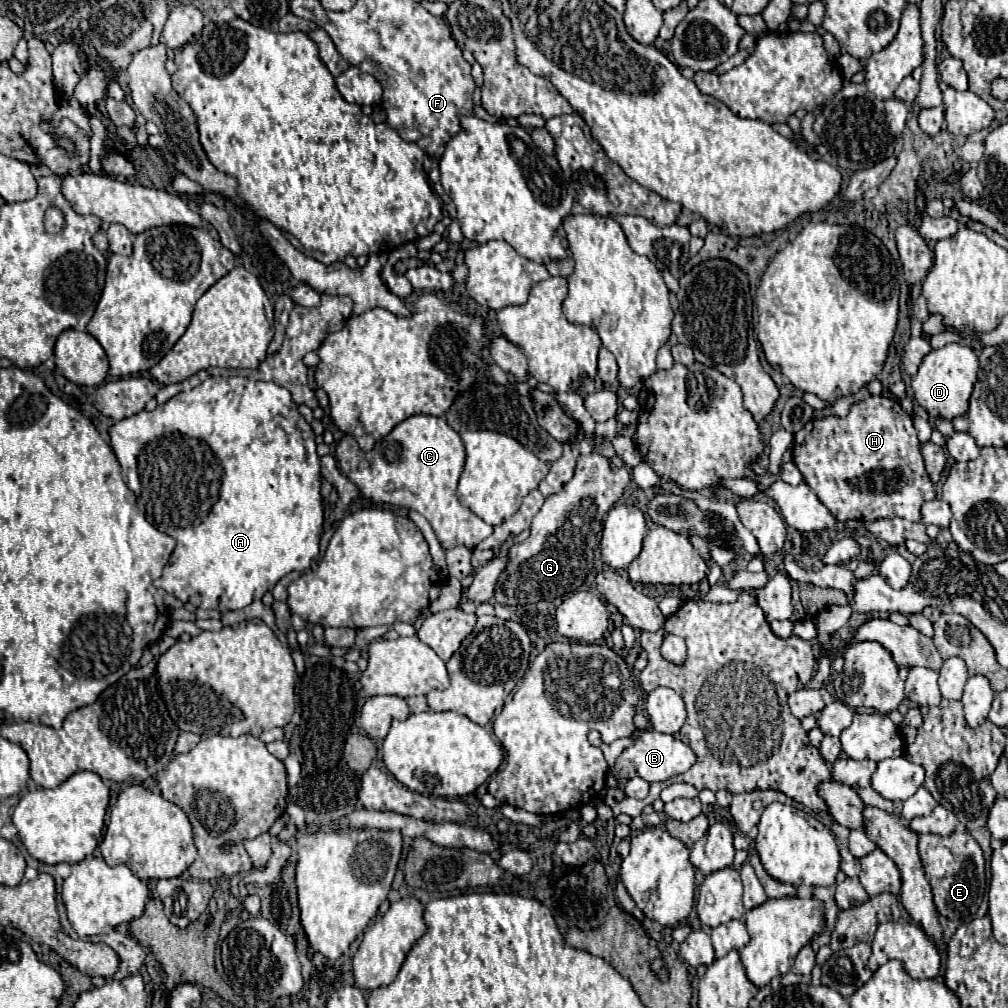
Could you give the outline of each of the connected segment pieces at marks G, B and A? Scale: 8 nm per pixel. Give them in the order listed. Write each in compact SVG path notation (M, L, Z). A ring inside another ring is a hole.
M599 452L577 458L575 476L563 484L563 490L549 496L533 518L531 536L511 546L509 564L495 588L495 600L505 606L555 600L575 592L593 570L597 536L603 514L621 498L631 476Z
M649 728L639 732L635 738L635 744L621 752L613 770L615 770L615 776L625 780L633 776L641 776L647 782L663 782L663 780L669 780L671 776L687 772L693 764L695 764L695 752L687 744L683 744L675 736L667 736Z
M209 376L203 384L195 388L187 388L181 394L173 396L165 404L157 406L155 410L137 412L135 416L123 418L113 422L109 428L111 448L123 468L127 468L127 452L135 454L137 458L137 470L143 476L149 476L151 484L151 502L153 502L153 520L155 526L175 538L177 546L165 564L163 576L155 582L161 590L167 594L179 598L181 602L189 602L195 608L209 608L209 610L239 610L249 606L253 600L261 600L265 592L269 592L285 574L289 572L303 572L307 570L319 556L319 538L324 531L324 506L321 500L321 474L319 474L319 456L315 452L315 434L311 426L305 422L305 418L299 414L297 406L291 400L291 394L277 386L275 382L257 382L247 380L243 376Z

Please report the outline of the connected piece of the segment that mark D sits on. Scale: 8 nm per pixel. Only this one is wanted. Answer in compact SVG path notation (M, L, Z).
M953 342L953 344L943 346L941 350L931 350L923 358L923 362L919 366L919 372L911 382L913 392L915 392L915 400L931 416L953 420L955 416L961 416L961 414L967 412L967 408L969 408L967 402L969 402L973 384L977 382L978 370L978 358L975 356L973 348L967 346L967 344Z

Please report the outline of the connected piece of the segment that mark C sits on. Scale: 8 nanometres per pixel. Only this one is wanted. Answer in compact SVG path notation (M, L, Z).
M425 414L411 416L379 440L371 452L363 452L357 446L355 460L351 460L351 440L355 440L351 434L341 438L335 448L335 460L339 460L339 470L347 472L347 478L359 486L365 498L417 510L429 520L443 548L459 544L475 548L493 532L489 524L465 508L457 498L457 480L465 462L465 446L443 418Z

